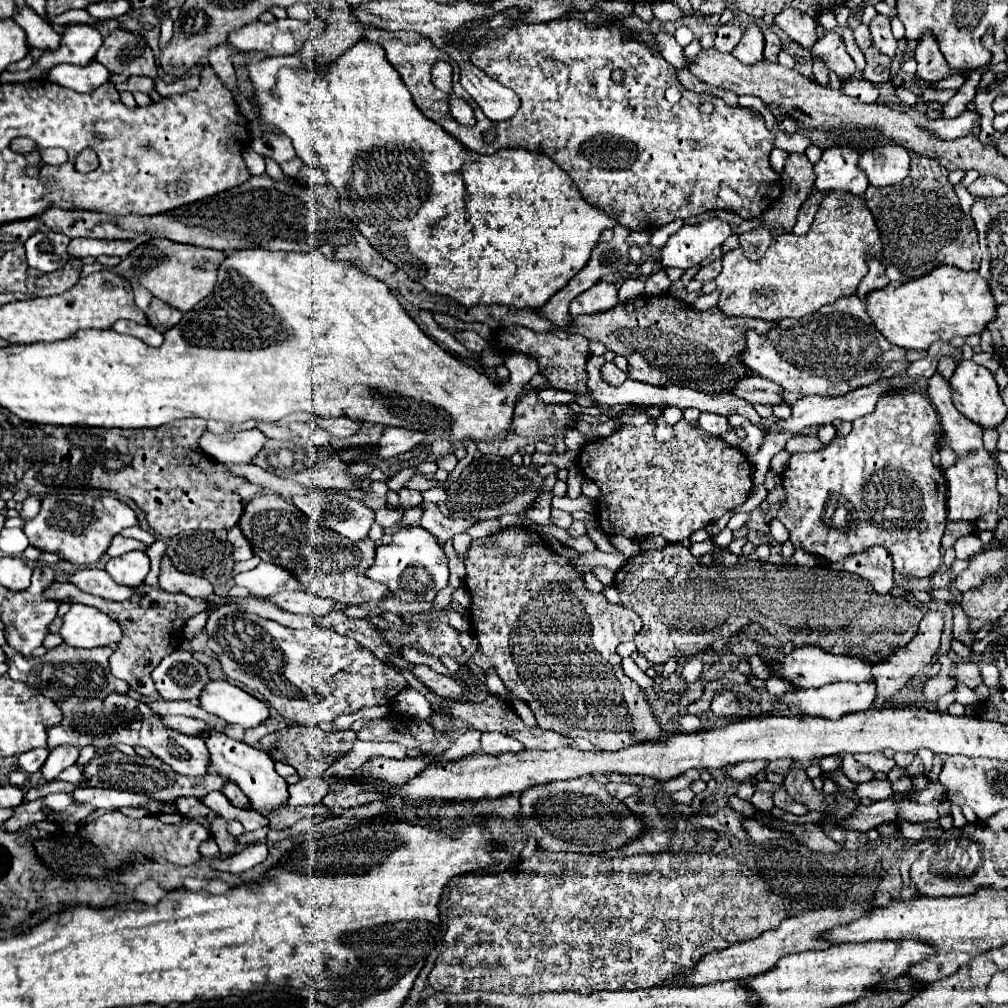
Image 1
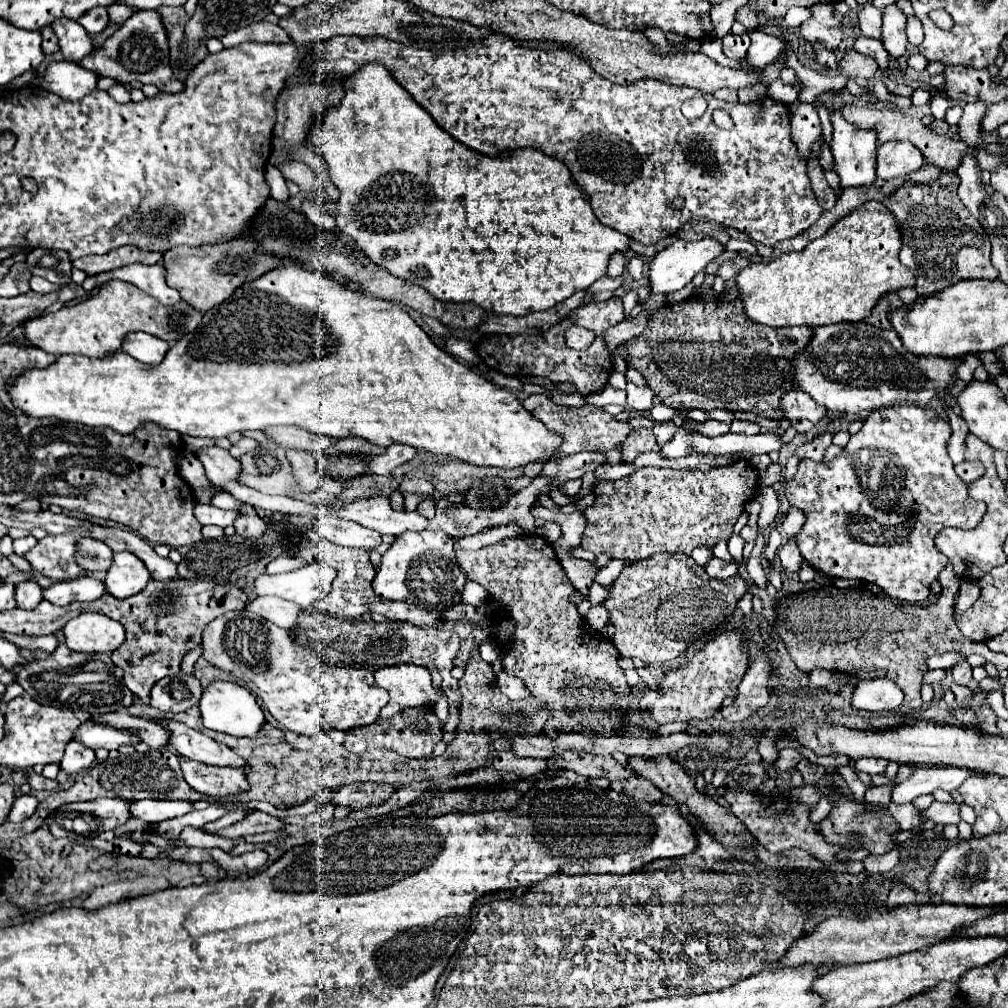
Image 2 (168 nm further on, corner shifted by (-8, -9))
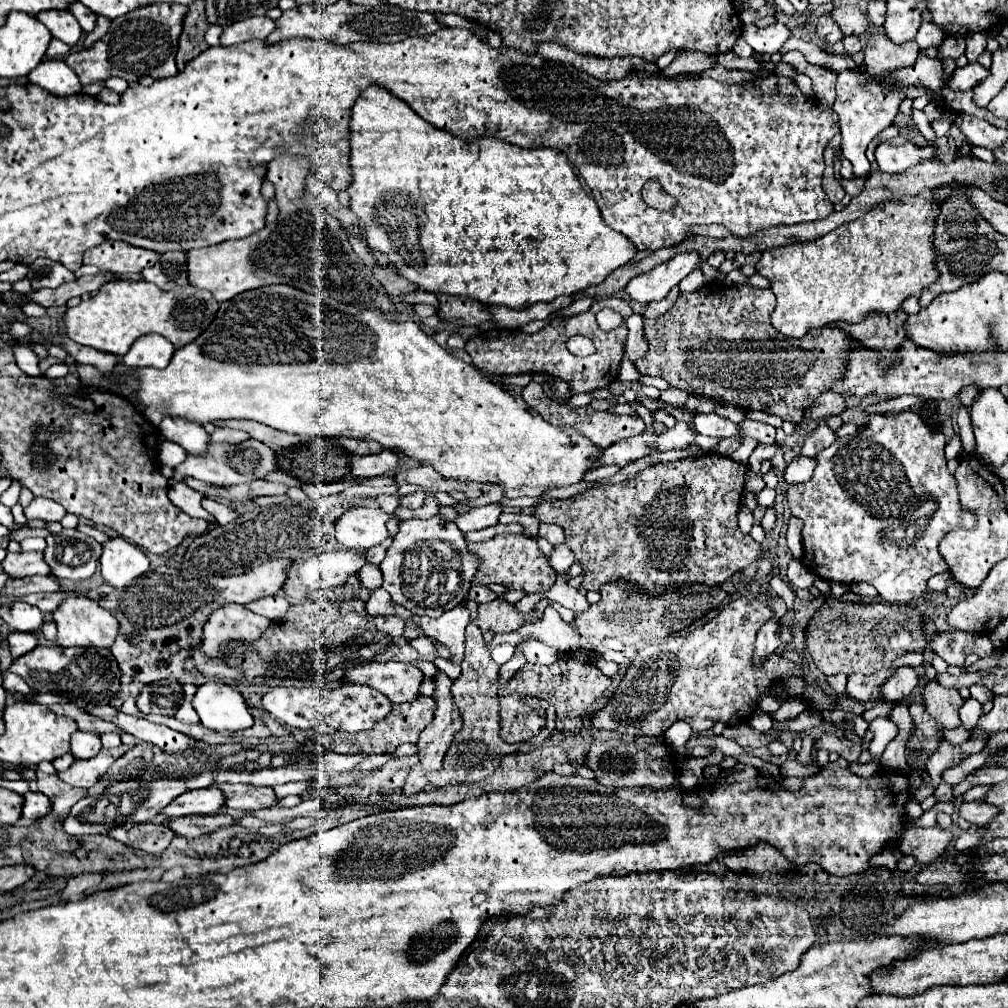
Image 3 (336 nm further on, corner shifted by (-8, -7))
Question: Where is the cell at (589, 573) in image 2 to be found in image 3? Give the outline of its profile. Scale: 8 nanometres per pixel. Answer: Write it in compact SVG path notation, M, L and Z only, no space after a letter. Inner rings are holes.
M551 606L544 611L543 620L529 626L523 626L519 632L509 634L507 640L517 644L521 642L521 638L527 636L535 636L539 642L545 642L549 646L559 648L561 652L573 652L579 648L579 636L573 632L573 628L560 617L559 613Z

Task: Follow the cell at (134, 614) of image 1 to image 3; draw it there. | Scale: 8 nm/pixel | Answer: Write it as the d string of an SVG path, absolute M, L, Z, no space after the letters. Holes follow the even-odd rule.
M149 556L149 572L133 580L125 588L113 588L103 584L89 592L89 598L97 600L105 610L113 612L119 622L119 638L113 642L111 652L123 674L141 684L157 682L163 678L181 680L183 664L191 654L191 644L201 640L203 626L217 606L227 602L249 604L253 600L277 594L287 578L291 566L285 558L273 558L257 568L251 568L239 576L209 576L199 578L191 572L183 572L169 564L169 556Z

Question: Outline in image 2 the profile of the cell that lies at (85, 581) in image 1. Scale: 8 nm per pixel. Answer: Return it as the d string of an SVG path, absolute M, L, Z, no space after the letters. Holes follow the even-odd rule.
M77 578L67 582L55 582L51 588L43 592L43 598L47 598L53 604L71 604L71 602L93 602L107 594L105 584L95 578Z

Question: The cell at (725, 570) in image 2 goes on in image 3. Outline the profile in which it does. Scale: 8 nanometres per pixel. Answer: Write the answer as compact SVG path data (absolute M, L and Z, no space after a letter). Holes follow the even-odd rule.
M709 454L709 456L701 456L697 460L677 460L673 464L659 464L655 468L645 468L643 472L639 472L639 476L635 480L629 482L621 482L621 484L611 484L611 486L599 486L599 488L591 488L585 494L579 494L575 498L569 500L557 500L557 502L541 502L535 506L533 516L539 522L547 522L547 524L557 524L565 530L565 538L567 538L567 546L569 550L575 554L575 560L581 564L583 568L583 588L589 592L599 592L599 588L603 584L609 582L619 582L619 580L627 580L633 588L643 588L649 594L661 594L661 592L669 592L669 590L677 590L681 586L687 584L703 584L703 586L719 586L723 584L727 578L731 578L735 572L745 570L749 564L753 564L759 556L761 556L761 546L747 534L743 534L737 526L737 512L741 506L741 498L743 498L743 484L745 484L745 474L747 474L747 466L735 462L733 458L725 458L719 454Z

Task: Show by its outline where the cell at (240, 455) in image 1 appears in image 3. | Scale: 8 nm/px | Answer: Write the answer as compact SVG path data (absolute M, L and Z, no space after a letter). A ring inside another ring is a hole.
M215 428L211 434L211 440L215 442L227 442L227 444L239 444L247 440L249 434L243 430L231 430L231 428Z

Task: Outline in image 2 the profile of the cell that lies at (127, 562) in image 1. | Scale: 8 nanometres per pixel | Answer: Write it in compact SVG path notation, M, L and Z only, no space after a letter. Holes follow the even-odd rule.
M117 552L113 558L113 566L107 572L105 586L115 598L129 598L133 594L139 594L149 580L151 574L147 566L135 554Z

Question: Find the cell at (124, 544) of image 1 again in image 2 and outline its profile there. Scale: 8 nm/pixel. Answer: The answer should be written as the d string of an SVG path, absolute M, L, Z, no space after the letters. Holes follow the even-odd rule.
M83 538L79 542L79 552L77 552L77 562L81 562L81 566L87 572L95 572L95 570L109 570L109 564L113 562L113 550L93 538Z

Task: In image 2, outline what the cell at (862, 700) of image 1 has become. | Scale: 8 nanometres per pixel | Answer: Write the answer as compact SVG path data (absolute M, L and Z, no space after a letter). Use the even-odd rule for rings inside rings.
M861 680L851 696L851 708L867 712L897 710L901 702L903 692L893 680Z

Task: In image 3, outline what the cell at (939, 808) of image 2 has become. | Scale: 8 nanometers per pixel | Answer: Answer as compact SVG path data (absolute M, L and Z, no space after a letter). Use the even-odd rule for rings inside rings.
M971 800L961 804L959 816L973 826L983 828L985 824L989 824L989 820L993 820L993 816L997 816L997 808L993 808L993 804L987 804L985 800Z

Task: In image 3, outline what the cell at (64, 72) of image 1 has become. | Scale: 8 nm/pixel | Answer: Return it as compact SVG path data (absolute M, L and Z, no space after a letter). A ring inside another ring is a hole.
M43 60L27 78L31 84L57 96L81 92L81 82L77 74L63 60Z

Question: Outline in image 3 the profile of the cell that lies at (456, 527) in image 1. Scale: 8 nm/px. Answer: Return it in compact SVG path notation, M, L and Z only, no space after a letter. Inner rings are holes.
M419 490L419 492L415 492L415 494L403 496L403 498L401 498L401 506L405 506L405 508L419 508L419 506L423 504L423 500L425 500L425 492Z

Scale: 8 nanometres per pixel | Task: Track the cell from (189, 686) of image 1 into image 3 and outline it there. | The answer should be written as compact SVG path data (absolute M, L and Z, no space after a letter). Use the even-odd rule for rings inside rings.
M177 682L147 684L137 696L137 708L141 714L173 716L181 702L183 702L183 686Z

